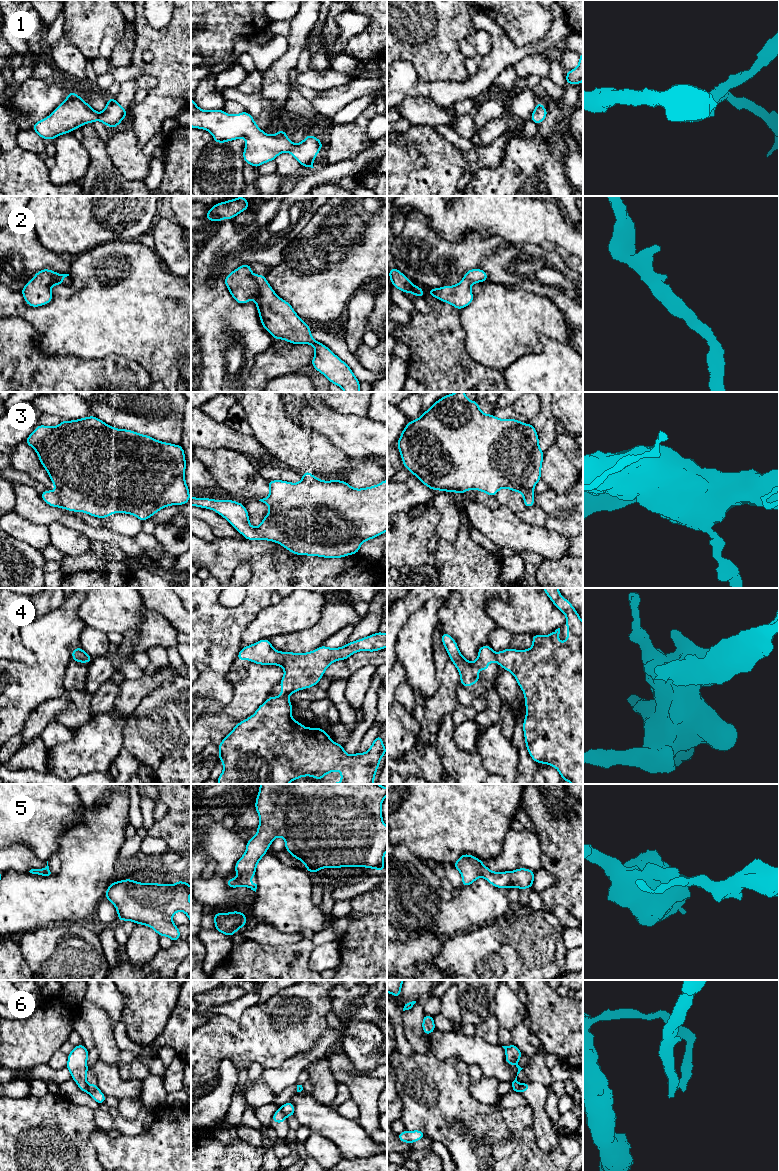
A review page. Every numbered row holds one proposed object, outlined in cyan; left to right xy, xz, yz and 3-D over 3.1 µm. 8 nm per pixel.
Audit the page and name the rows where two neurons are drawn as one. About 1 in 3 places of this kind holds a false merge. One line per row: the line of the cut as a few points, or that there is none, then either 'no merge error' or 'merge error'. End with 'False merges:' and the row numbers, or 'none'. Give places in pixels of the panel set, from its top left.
1: no cut | no merge error
2: no cut | no merge error
3: no cut | no merge error
4: yz (495, 653), (497, 661) | merge error
5: no cut | no merge error
6: xz (280, 1107), (285, 1116) | merge error
False merges: 4, 6

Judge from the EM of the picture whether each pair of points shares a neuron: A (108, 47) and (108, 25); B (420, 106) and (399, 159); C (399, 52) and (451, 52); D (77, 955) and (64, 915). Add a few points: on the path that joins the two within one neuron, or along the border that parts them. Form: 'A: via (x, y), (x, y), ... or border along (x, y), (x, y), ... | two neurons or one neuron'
A: border along (116, 40), (105, 37), (99, 46), (98, 54) | two neurons
B: border along (429, 125), (412, 126) | two neurons
C: via (412, 52), (438, 52) | one neuron
D: border along (90, 922), (48, 923), (43, 927) | two neurons

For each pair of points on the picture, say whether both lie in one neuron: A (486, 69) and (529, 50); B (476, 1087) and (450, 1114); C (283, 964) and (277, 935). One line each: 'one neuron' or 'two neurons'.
A: one neuron
B: two neurons
C: two neurons

